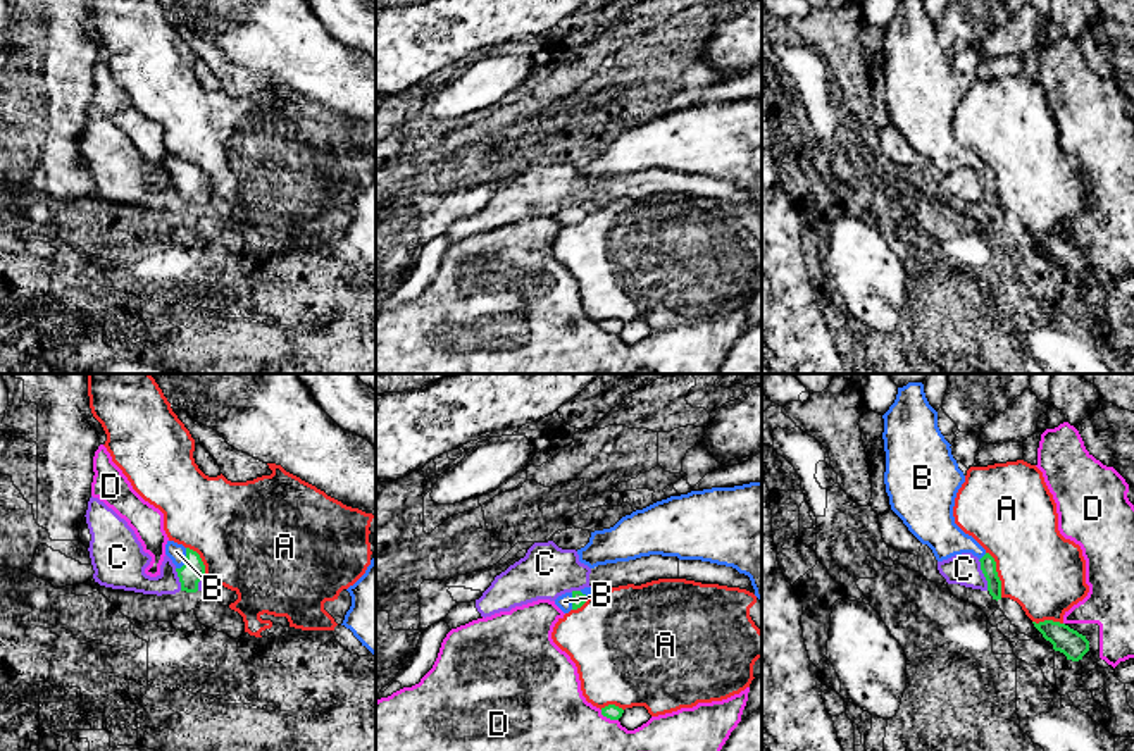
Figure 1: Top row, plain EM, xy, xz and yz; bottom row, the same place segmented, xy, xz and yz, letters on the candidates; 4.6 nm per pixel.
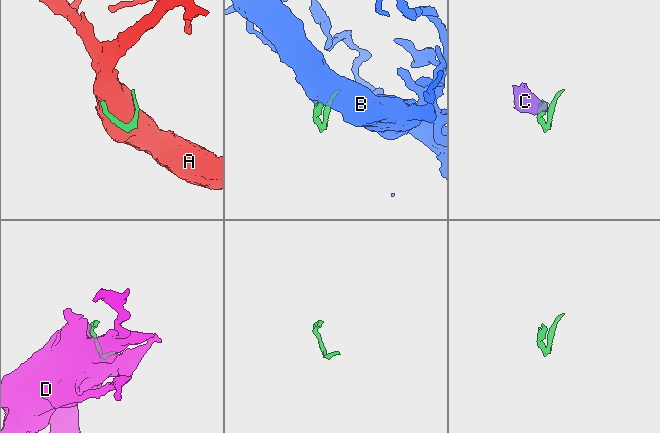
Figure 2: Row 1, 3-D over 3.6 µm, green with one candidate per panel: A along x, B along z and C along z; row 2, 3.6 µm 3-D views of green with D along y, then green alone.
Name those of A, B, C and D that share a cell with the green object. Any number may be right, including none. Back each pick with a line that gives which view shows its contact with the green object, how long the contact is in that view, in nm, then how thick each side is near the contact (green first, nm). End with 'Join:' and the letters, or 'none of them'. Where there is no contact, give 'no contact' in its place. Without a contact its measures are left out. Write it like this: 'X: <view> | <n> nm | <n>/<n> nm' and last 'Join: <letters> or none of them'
B: xy | 120 nm | 110/80 nm
Join: B

